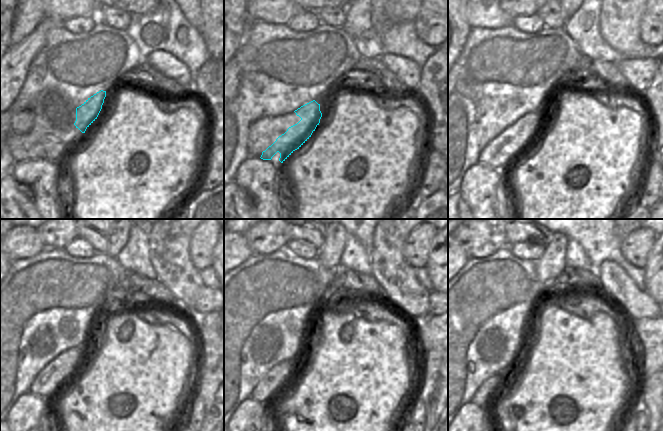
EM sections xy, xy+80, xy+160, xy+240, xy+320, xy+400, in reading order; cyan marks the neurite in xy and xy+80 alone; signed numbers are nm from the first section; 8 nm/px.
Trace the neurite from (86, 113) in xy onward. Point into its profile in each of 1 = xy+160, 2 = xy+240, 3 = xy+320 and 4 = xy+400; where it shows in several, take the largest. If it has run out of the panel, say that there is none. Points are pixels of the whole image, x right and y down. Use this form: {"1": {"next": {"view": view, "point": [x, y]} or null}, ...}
{"1": {"next": {"view": "xy+160", "point": [511, 143]}}, "2": {"next": {"view": "xy+240", "point": [49, 379]}}, "3": {"next": {"view": "xy+320", "point": [275, 378]}}, "4": {"next": {"view": "xy+400", "point": [488, 387]}}}

